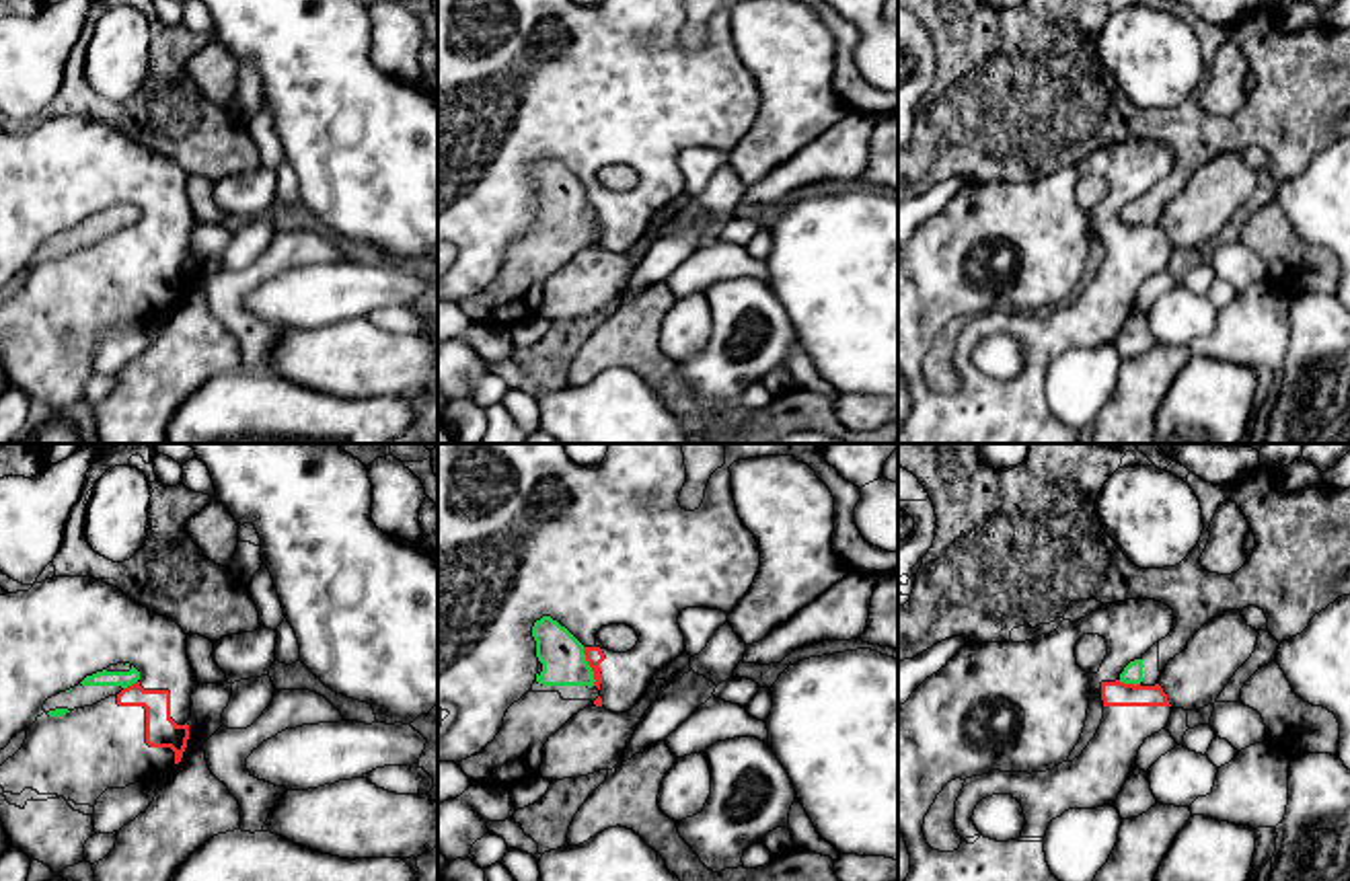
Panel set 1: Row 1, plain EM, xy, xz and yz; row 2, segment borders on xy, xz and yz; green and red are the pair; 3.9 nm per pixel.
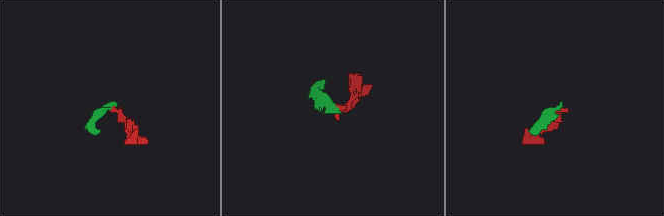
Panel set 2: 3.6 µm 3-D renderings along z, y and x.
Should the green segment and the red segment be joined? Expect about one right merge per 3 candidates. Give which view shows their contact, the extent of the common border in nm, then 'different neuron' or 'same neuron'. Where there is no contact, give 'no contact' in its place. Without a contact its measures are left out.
meets green in xz; contact 160 nm long; different neuron

